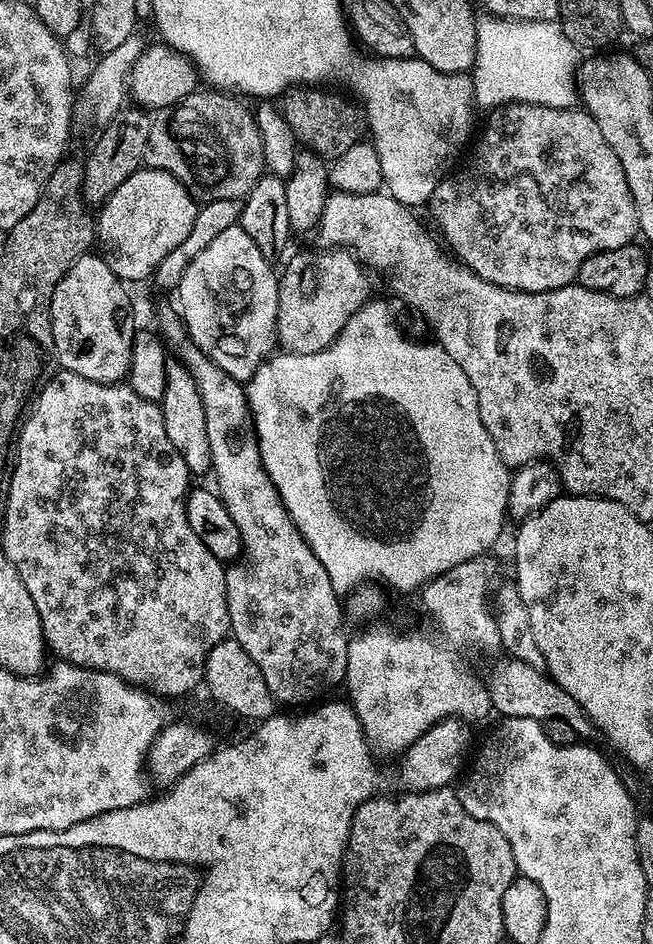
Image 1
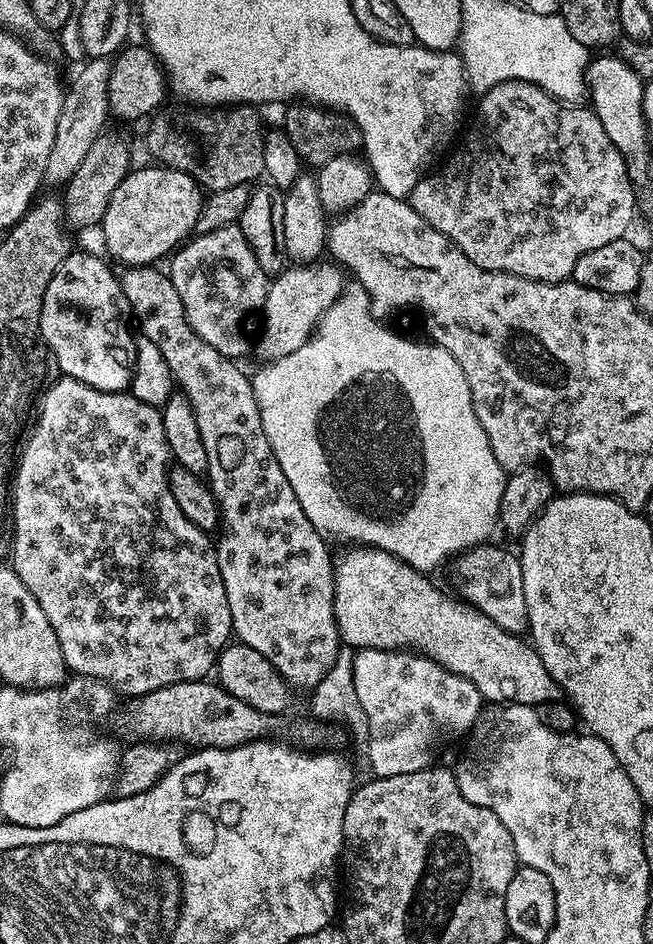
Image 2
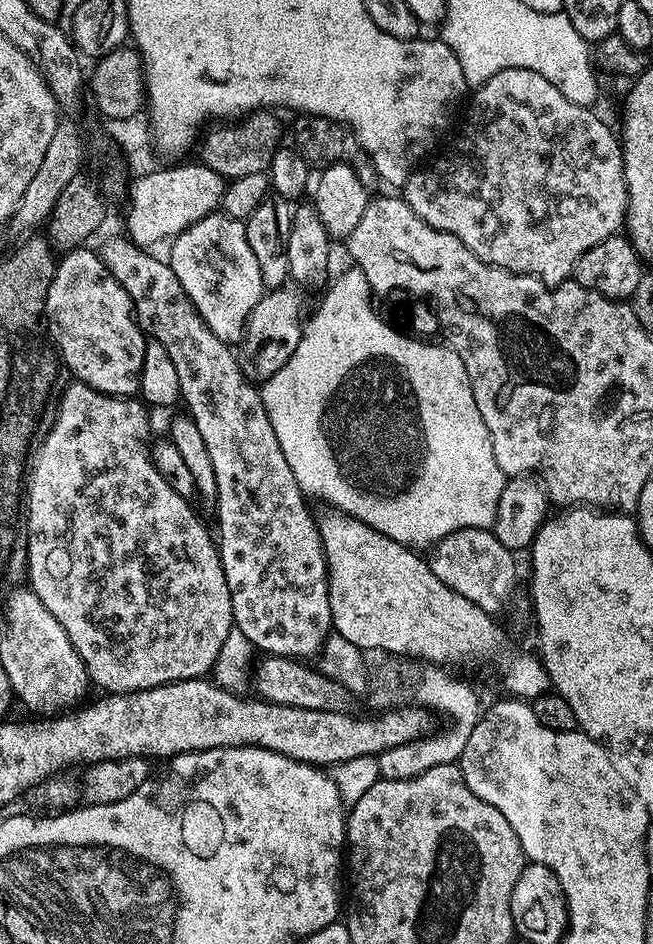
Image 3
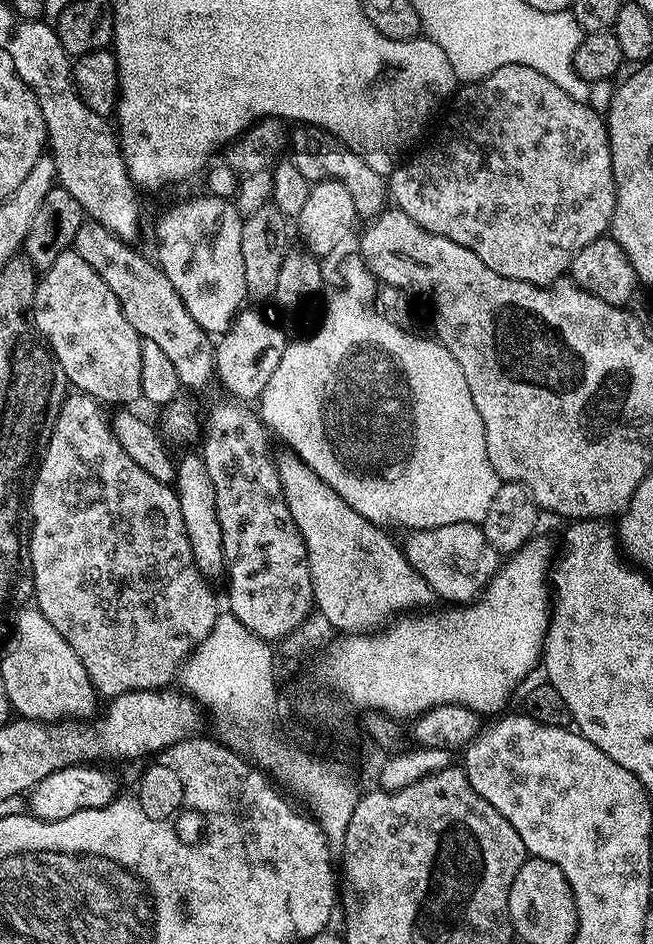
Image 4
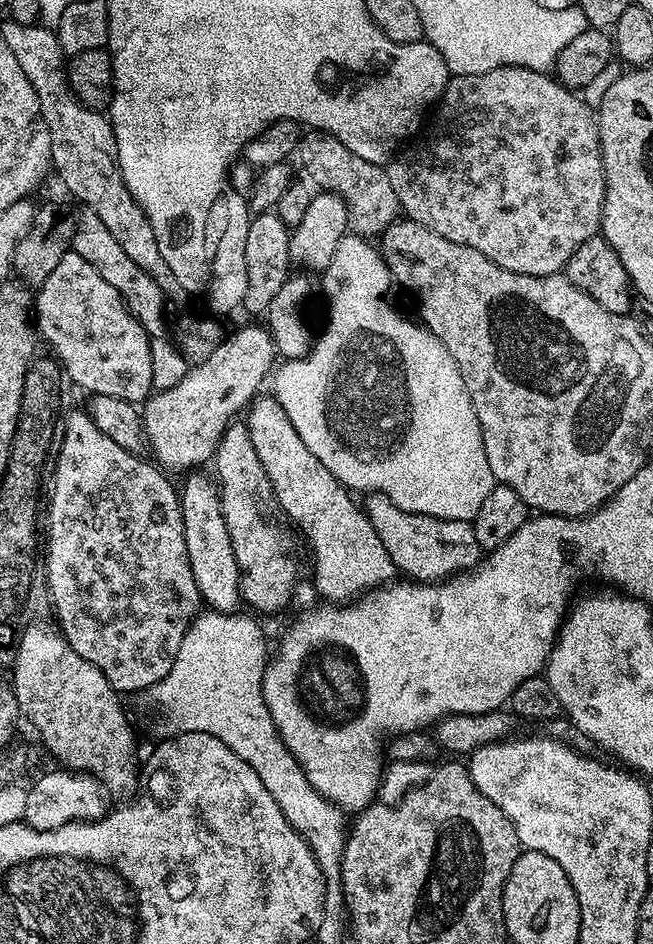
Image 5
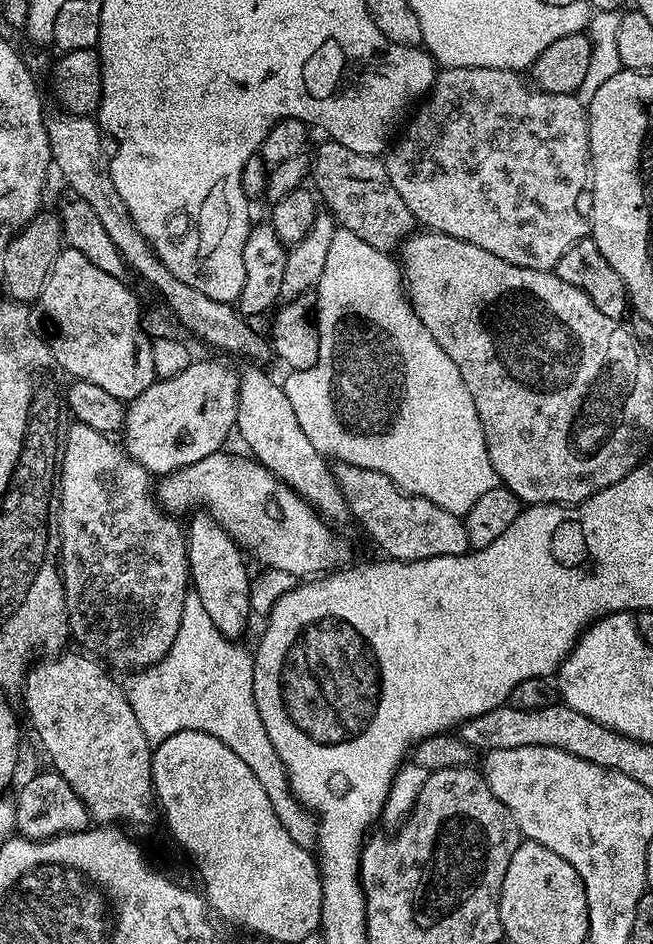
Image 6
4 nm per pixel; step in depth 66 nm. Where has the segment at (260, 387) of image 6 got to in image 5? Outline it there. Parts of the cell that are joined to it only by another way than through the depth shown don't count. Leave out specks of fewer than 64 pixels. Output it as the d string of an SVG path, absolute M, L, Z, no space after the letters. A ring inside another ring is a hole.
M257 395L246 412L250 440L254 442L262 470L266 470L272 484L276 504L296 522L308 539L317 590L328 599L325 601L351 602L365 592L387 585L398 570L361 505L359 508L352 501L353 493L336 481L310 450L306 450L306 442L298 438L298 432L290 418L286 418L286 410L282 410L275 395L264 395Z

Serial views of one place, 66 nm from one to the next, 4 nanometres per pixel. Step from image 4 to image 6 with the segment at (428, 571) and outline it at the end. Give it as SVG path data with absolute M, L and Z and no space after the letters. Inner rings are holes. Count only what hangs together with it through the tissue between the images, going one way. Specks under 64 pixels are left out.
M337 463L334 468L336 482L346 502L349 513L364 527L364 532L381 548L385 557L393 560L426 560L439 556L463 556L470 545L466 526L461 517L450 514L450 510L442 510L442 506L434 506L425 496L409 496L401 492L400 487L386 474L378 474L378 470L366 470L353 464Z

